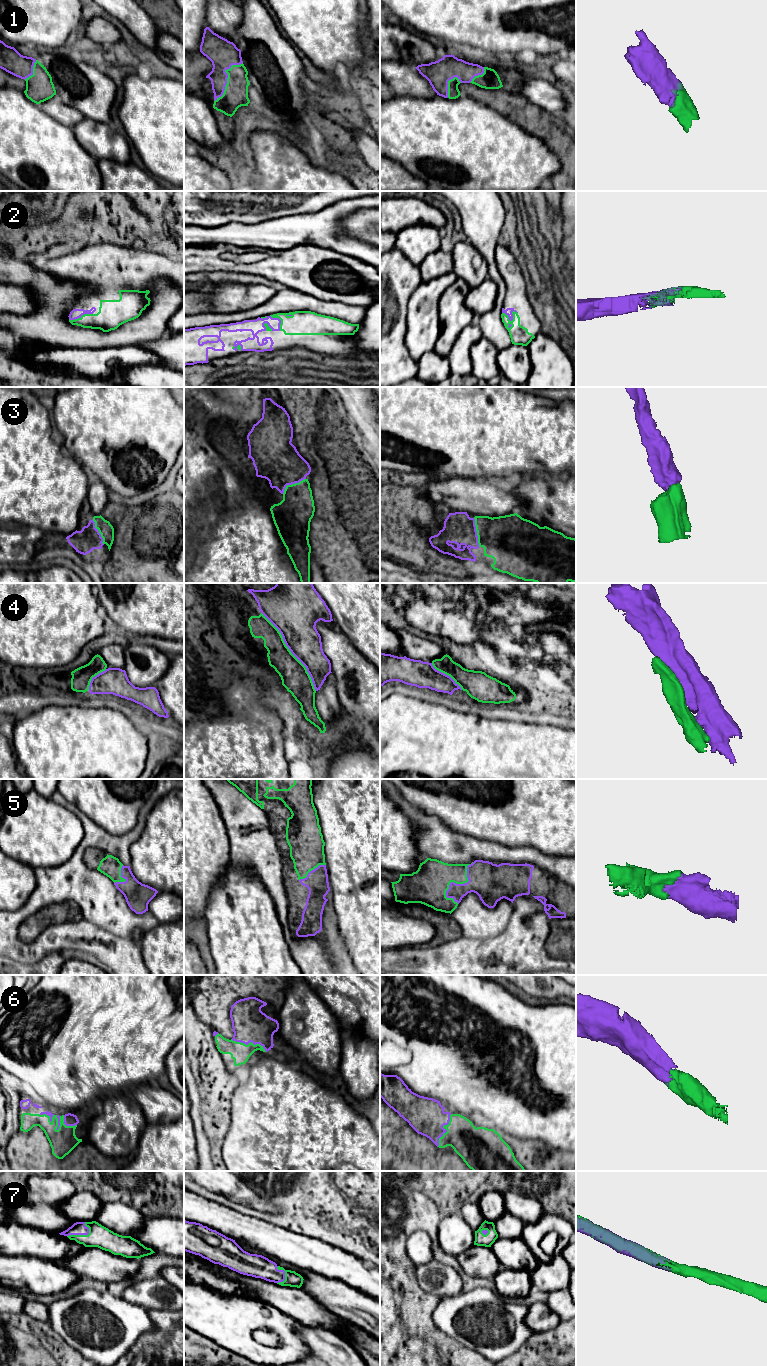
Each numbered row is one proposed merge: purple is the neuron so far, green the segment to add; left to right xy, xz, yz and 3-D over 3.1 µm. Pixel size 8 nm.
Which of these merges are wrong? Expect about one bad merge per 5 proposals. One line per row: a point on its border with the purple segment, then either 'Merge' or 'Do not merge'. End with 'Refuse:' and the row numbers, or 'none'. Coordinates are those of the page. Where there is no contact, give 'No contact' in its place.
1: Touches purple at xz (227, 77). Merge
2: Touches purple at yz (512, 318). Merge
3: Touches purple at yz (476, 532). Merge
4: Touches purple at xz (290, 650). Do not merge
5: Touches purple at yz (461, 884). Merge
6: Touches purple at yz (445, 1129). Merge
7: Touches purple at xy (80, 1234). Merge
Refuse: 4

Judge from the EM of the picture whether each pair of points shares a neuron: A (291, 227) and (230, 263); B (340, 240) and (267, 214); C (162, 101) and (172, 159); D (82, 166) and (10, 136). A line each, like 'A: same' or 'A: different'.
A: different
B: different
C: same
D: same

